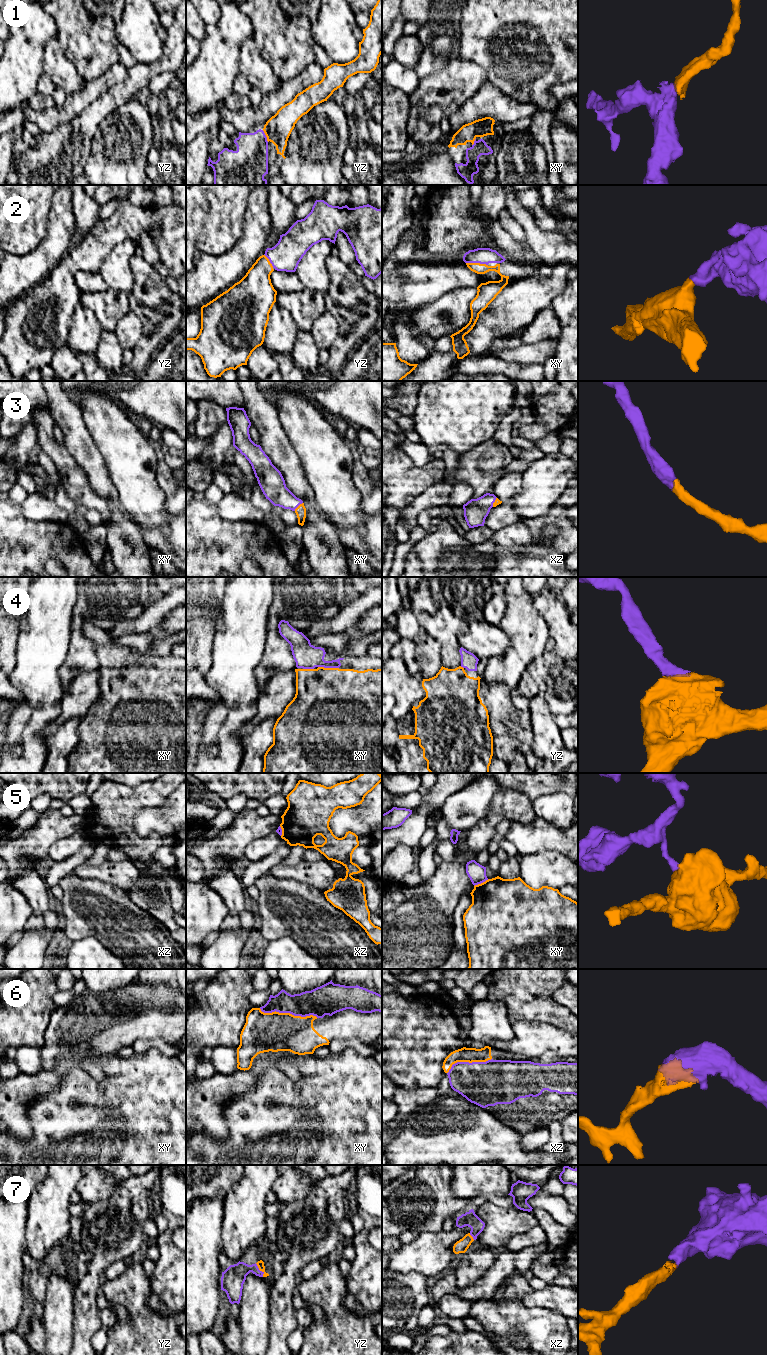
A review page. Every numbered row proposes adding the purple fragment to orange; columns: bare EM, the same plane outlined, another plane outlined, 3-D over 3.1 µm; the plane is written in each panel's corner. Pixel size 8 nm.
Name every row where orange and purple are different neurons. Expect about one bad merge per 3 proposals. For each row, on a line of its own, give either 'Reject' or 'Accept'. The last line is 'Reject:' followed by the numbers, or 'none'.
1: Accept
2: Accept
3: Accept
4: Accept
5: Accept
6: Accept
7: Accept
Reject: none

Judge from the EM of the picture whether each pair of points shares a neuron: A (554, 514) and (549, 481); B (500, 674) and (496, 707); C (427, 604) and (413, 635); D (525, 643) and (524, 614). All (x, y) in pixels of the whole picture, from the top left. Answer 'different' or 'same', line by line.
A: different
B: different
C: same
D: same

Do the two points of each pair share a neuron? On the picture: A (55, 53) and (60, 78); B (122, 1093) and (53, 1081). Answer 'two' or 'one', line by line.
A: one
B: two

